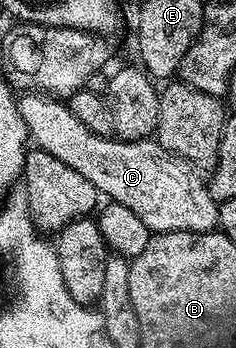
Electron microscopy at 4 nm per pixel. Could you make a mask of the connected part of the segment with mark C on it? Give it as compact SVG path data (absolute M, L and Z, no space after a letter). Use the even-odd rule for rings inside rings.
M27 92L22 97L18 99L19 111L27 125L30 141L38 149L49 152L59 160L65 160L65 164L77 168L77 172L81 172L95 185L100 195L133 208L133 212L137 212L137 216L145 220L148 230L162 232L182 228L211 228L218 223L219 203L211 194L208 179L196 170L194 164L187 158L166 150L159 141L151 138L128 140L98 134L85 128L85 124L71 111L70 105L55 96L48 96L42 92Z

